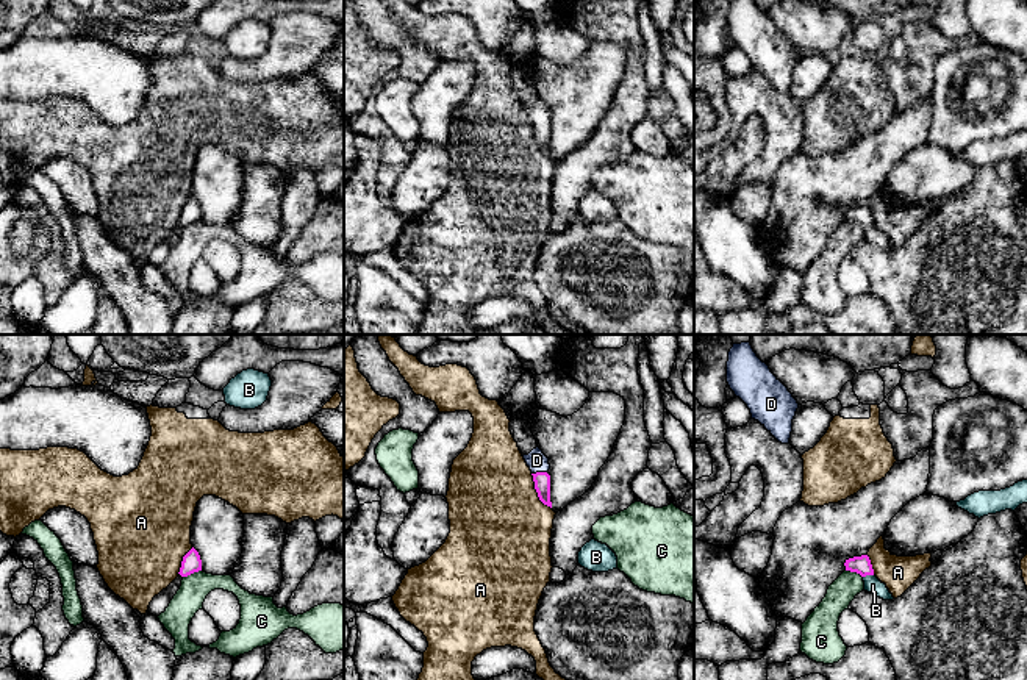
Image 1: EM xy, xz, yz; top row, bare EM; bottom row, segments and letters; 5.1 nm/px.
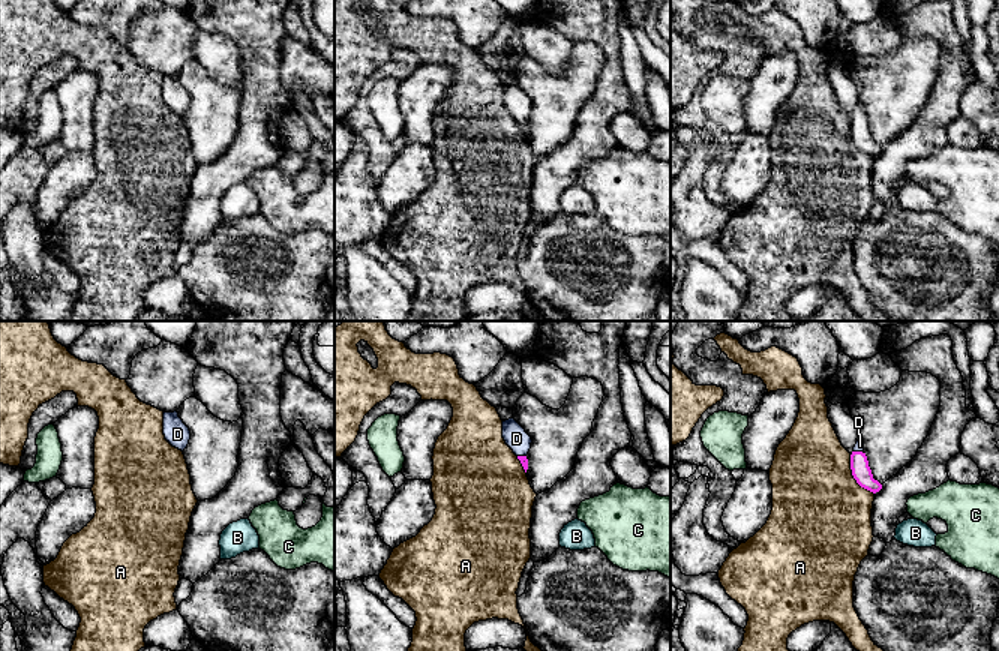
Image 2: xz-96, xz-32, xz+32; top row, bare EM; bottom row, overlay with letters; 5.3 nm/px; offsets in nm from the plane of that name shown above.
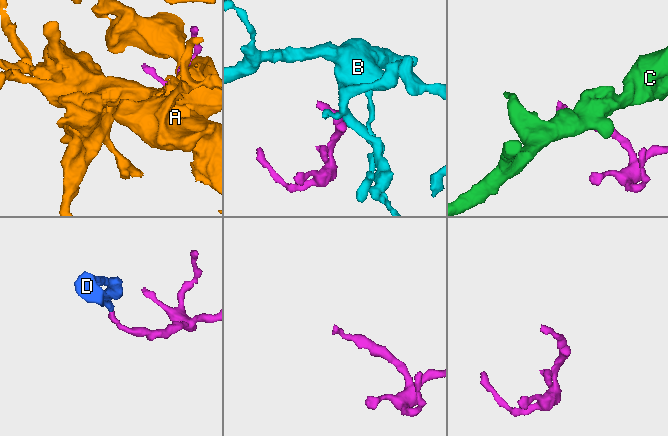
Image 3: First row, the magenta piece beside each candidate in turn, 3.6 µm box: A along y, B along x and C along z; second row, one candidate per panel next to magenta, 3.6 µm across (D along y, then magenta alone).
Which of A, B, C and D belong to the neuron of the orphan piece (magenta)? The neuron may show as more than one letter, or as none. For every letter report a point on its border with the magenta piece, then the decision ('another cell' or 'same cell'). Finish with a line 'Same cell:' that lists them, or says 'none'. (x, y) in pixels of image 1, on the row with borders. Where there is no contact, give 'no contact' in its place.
A: contact xz (536, 491); another cell
B: contact yz (868, 574); another cell
C: contact xy (191, 572); another cell
D: contact xz (540, 472); same cell
Same cell: D

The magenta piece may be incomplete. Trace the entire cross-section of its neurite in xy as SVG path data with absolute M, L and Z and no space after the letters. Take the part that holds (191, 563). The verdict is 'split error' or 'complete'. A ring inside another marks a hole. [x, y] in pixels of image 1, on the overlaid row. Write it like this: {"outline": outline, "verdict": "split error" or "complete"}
{"outline": "M192 547L184 557L183 557L183 561L181 561L181 567L180 567L180 575L181 577L188 577L194 572L199 572L202 571L202 560L200 560L200 555L199 552Z", "verdict": "complete"}

